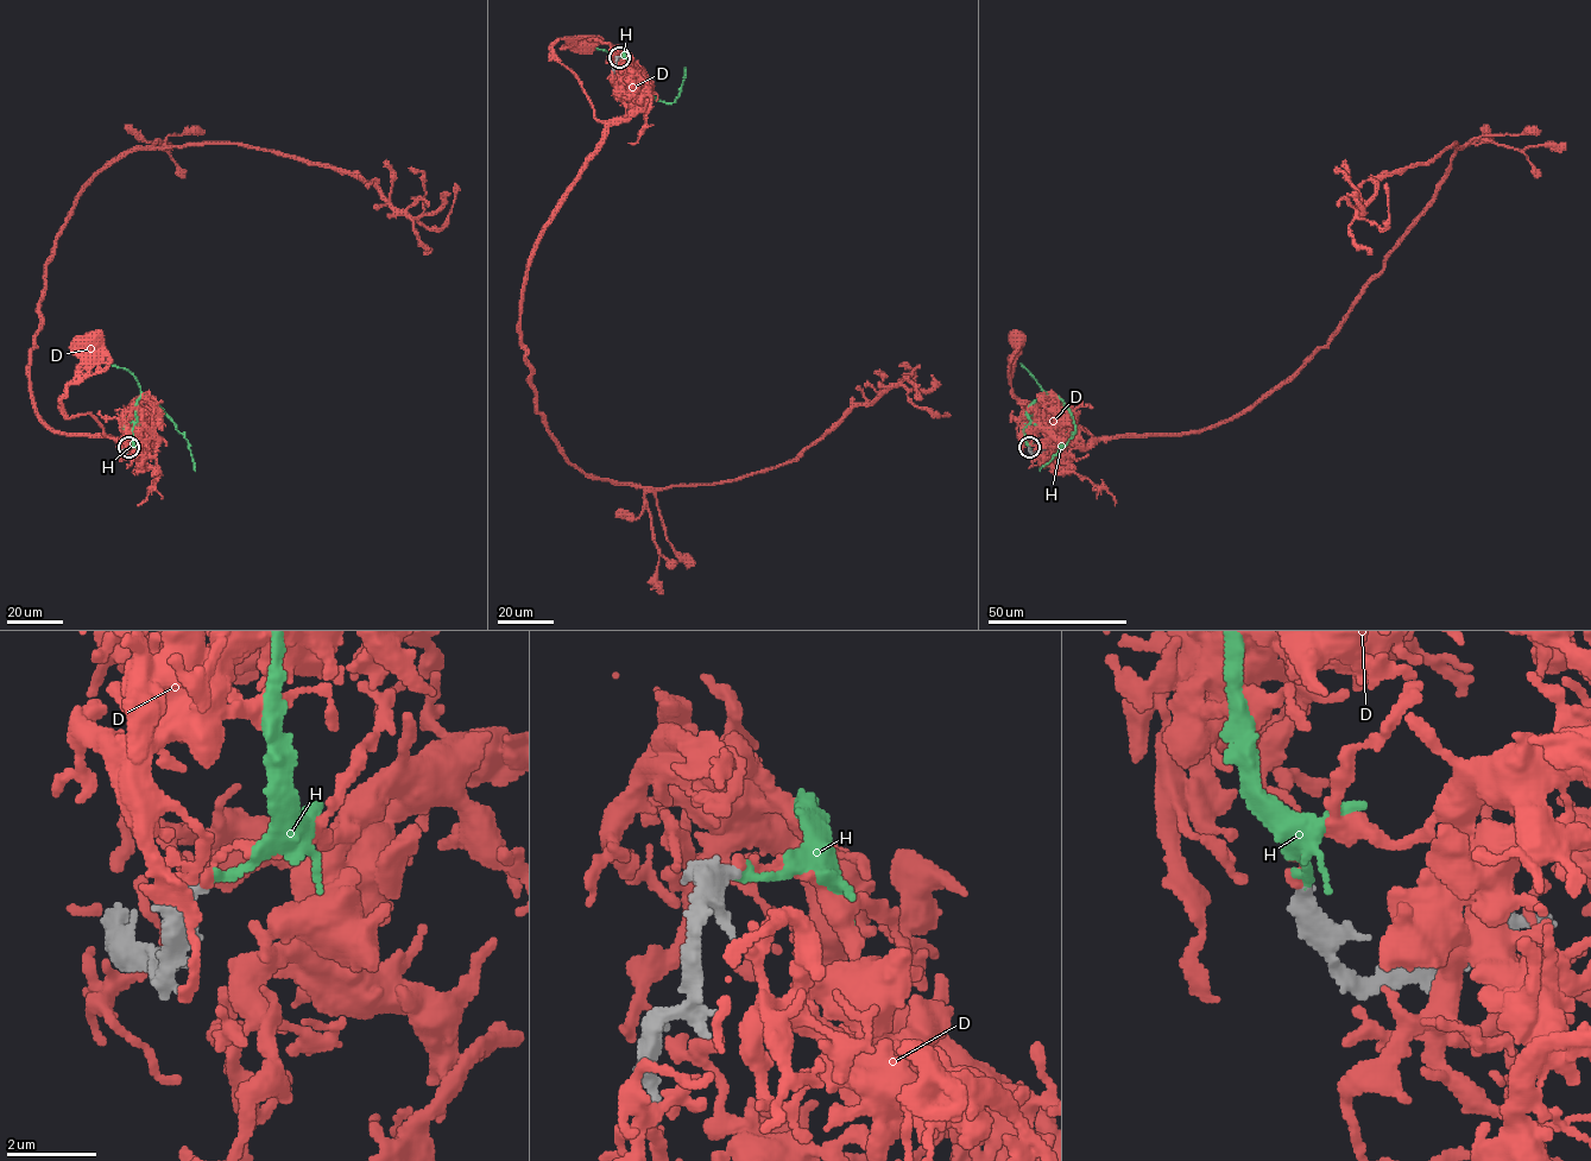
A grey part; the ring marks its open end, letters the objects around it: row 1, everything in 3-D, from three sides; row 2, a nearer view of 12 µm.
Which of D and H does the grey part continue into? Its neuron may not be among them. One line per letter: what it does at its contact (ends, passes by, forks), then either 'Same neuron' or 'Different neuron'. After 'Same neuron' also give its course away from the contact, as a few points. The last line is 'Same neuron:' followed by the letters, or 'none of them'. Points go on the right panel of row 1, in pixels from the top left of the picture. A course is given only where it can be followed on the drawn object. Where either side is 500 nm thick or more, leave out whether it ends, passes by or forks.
D: Different neuron
H: Same neuron. Its course: (1028, 448), (1024, 428), (1030, 421), (1028, 407), (1045, 393), (1055, 395), (1068, 410), (1074, 434), (1039, 471)
Same neuron: H

